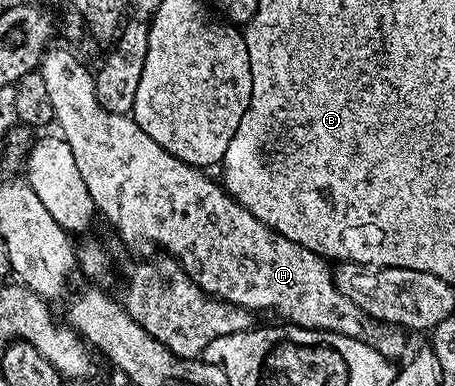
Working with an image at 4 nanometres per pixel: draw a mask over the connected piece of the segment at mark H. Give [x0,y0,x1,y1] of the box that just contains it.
[40,47,407,359]

